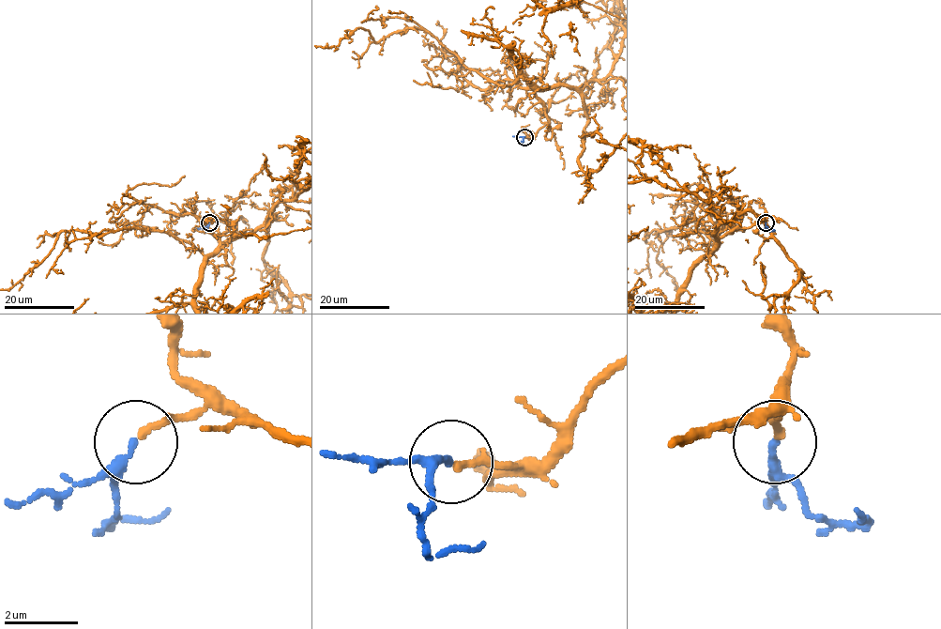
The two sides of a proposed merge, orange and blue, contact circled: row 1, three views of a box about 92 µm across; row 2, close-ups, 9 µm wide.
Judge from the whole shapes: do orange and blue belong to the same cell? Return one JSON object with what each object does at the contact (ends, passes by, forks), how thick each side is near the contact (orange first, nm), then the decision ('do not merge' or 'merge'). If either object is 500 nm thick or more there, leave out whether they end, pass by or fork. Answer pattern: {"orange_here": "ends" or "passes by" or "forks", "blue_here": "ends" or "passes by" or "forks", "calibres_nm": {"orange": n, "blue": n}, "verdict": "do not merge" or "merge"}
{"orange_here": "ends", "blue_here": "passes by", "calibres_nm": {"orange": 220, "blue": 190}, "verdict": "merge"}

